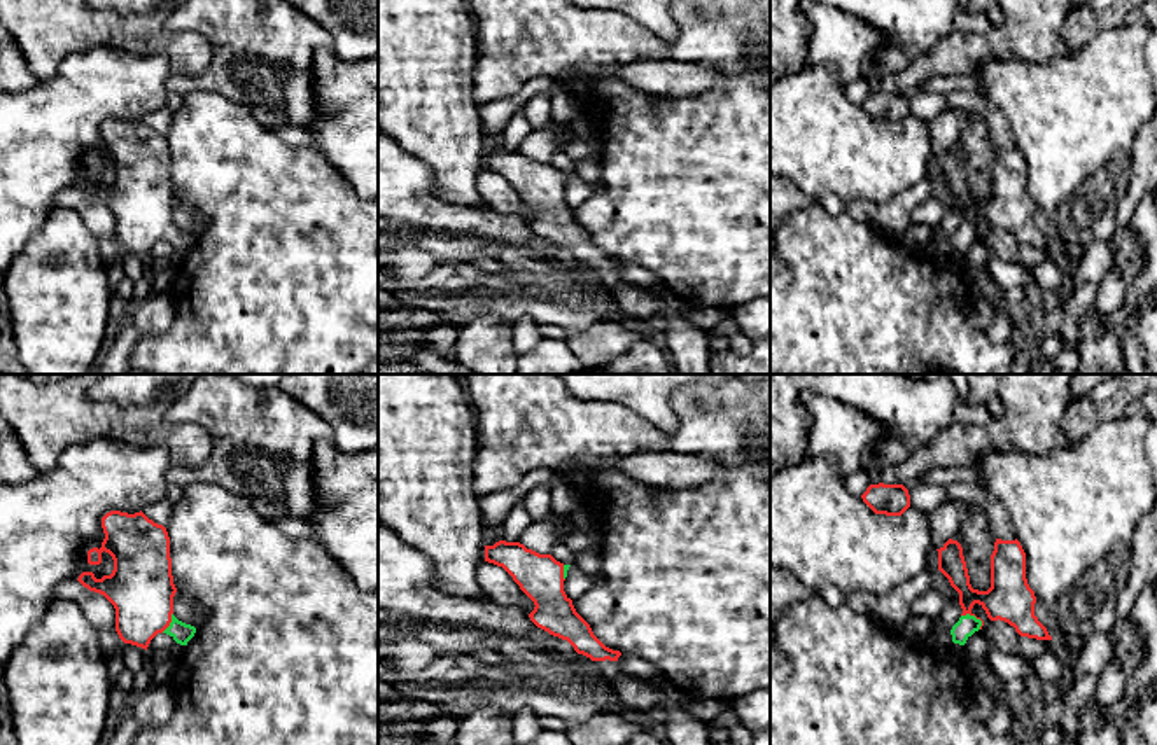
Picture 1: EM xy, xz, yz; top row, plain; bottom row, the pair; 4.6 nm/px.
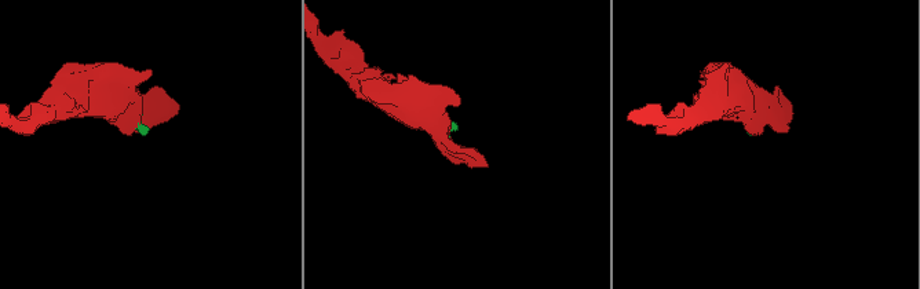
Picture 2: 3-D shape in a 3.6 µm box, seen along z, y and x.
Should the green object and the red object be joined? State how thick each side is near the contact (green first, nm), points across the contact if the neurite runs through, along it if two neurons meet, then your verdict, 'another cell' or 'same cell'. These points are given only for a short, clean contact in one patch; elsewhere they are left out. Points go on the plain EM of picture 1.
90/200 nm | across yz (967, 233), (975, 226), (975, 207), (1009, 207) | same cell

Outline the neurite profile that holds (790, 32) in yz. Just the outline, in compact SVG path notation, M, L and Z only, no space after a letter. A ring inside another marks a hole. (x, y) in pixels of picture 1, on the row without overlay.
M770 0L770 84L803 70L810 24L802 5L807 0Z

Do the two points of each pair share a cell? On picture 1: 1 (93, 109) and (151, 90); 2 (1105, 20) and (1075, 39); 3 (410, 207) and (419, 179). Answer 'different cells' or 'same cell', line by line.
1: same cell
2: same cell
3: same cell

